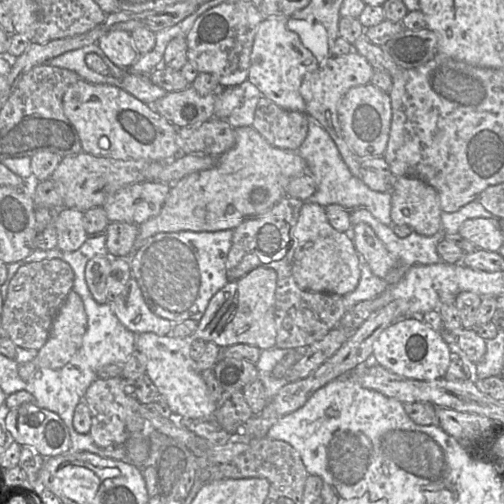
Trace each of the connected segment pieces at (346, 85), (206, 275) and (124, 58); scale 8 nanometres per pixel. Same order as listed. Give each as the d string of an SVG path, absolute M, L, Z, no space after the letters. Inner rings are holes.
M353 51L347 55L331 56L324 66L306 74L300 85L300 94L306 104L306 115L313 117L327 131L351 174L358 178L360 178L360 164L364 159L353 153L344 140L337 108L341 98L351 88L370 83L373 73L374 68L367 59Z
M233 230L161 232L146 239L129 258L131 277L134 278L148 307L156 315L181 323L187 319L199 321L213 295L228 283L226 259L232 245Z
M110 31L103 35L97 44L104 54L122 69L128 69L139 56L128 31Z

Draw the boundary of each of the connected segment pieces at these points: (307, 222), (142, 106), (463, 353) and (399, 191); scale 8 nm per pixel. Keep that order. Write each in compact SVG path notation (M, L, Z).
M305 202L300 209L295 237L297 246L293 258L293 276L299 288L345 296L357 287L360 279L359 253L350 233L339 232L330 225L325 207Z
M83 79L71 85L63 96L63 111L76 129L82 151L94 156L119 160L171 161L179 154L176 144L177 127L159 114L151 105L141 102L124 89Z
M443 329L439 333L453 353L452 355L457 355L465 363L476 365L483 359L487 349L486 340L473 329Z
M416 177L397 179L392 192L391 220L406 225L422 236L441 230L441 207L436 190Z

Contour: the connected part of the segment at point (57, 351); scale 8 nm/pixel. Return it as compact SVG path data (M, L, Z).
M73 289L57 312L46 343L33 359L36 368L58 370L77 353L87 329L87 314L80 295Z

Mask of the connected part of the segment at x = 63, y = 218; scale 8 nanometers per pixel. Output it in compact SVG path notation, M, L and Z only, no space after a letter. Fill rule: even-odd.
M62 208L55 223L57 247L64 252L79 249L89 236L84 228L83 212L72 208Z

